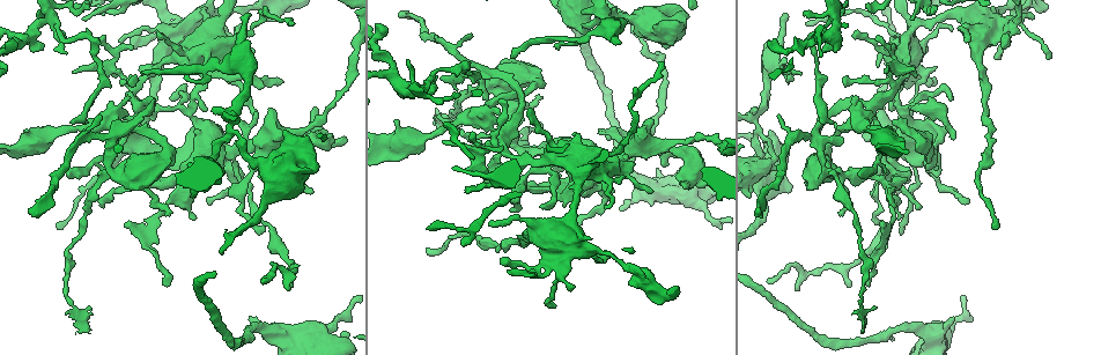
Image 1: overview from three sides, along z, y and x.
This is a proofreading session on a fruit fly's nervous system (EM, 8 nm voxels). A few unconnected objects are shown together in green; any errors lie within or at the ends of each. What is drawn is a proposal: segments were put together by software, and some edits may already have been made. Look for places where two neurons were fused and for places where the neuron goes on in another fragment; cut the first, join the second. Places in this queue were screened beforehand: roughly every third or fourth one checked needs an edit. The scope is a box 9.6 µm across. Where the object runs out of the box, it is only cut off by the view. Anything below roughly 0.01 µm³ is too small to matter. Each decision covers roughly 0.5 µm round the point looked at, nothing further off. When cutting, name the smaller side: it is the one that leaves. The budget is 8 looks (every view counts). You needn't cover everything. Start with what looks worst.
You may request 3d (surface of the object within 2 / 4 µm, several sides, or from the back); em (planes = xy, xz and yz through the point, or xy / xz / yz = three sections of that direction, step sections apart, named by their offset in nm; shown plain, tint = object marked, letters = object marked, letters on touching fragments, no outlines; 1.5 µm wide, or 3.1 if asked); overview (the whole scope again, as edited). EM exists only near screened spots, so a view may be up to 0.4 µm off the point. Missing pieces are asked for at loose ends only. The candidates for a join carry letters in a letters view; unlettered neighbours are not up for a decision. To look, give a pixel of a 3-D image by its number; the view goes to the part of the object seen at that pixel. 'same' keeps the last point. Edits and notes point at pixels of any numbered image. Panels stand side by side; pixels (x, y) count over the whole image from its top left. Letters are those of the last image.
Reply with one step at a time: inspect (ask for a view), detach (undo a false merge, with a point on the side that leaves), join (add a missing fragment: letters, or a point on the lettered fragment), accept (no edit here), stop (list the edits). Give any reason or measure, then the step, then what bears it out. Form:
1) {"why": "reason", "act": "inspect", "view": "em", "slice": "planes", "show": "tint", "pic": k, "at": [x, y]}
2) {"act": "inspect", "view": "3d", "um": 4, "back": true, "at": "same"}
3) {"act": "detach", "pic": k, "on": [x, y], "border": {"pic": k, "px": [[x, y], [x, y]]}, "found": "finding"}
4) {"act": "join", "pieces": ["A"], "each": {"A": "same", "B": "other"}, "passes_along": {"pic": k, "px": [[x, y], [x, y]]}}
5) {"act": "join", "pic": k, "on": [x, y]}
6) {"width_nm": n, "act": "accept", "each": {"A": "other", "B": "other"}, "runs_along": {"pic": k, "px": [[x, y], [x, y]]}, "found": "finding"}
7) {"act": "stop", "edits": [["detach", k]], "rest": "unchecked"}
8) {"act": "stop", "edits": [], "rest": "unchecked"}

{"why": "calibre changes", "act": "inspect", "view": "3d", "um": 2, "pic": 1, "at": [181, 52]}

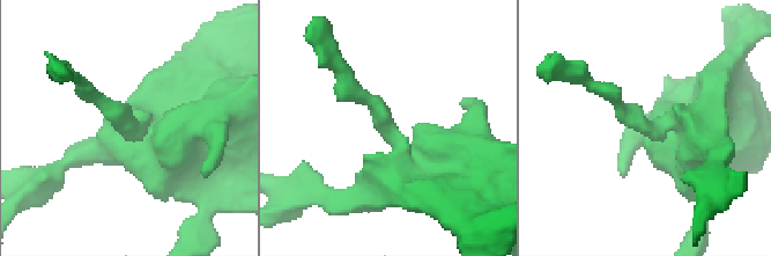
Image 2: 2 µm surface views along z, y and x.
{"act": "inspect", "view": "em", "slice": "xz", "step": 4, "show": "letters", "pic": 2, "at": [128, 122]}

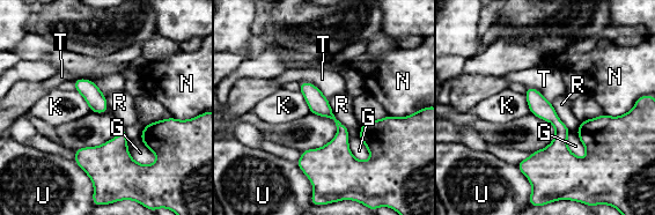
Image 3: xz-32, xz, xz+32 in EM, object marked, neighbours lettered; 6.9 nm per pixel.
{"act": "accept", "each": {"G": "other", "K": "other", "N": "other", "R": "other", "T": "other", "U": "other"}, "border": {"pic": 3, "px": [[328, 99], [333, 116], [347, 128]]}, "found": "one neuron here"}

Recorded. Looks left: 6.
{"why": "calibre changes", "act": "inspect", "view": "em", "slice": "planes", "show": "letters", "pic": 1, "at": [638, 21]}

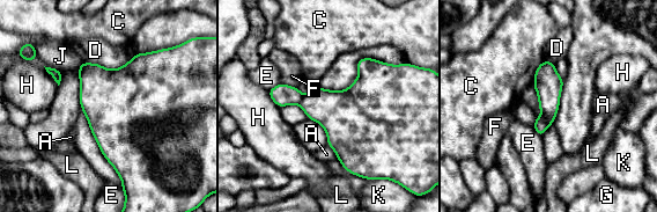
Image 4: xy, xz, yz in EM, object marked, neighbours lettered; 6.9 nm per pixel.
{"width_nm": 420, "act": "detach", "pic": 4, "on": [281, 94], "each": {"A": "other", "C": "other", "D": "other", "E": "other", "F": "other", "G": "other", "H": "other", "J": "other", "K": "other", "L": "other"}, "border": {"pic": 4, "px": [[303, 95], [297, 103]]}, "found": "two neurons meet here"}

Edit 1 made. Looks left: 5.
{"why": "tapers out", "act": "inspect", "view": "em", "slice": "xz", "step": 4, "show": "tint", "pic": 1, "at": [847, 285]}

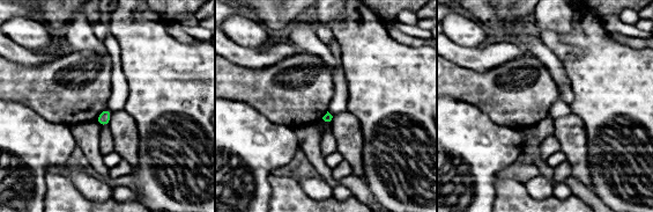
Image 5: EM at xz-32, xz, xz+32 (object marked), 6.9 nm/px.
{"why": "cut it another way", "act": "inspect", "view": "em", "slice": "planes", "show": "letters", "at": "same"}

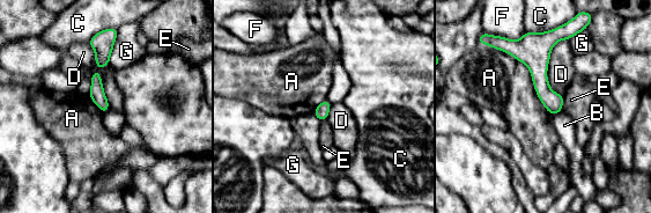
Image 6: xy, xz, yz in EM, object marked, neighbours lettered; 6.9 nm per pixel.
{"act": "accept", "each": {"A": "other", "B": "other", "C": "other", "D": "other", "E": "other", "F": "other", "G": "other"}, "found": "none of them fits"}

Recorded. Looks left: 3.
{"act": "stop", "edits": [["detach", 4]], "rest": "unchecked"}

